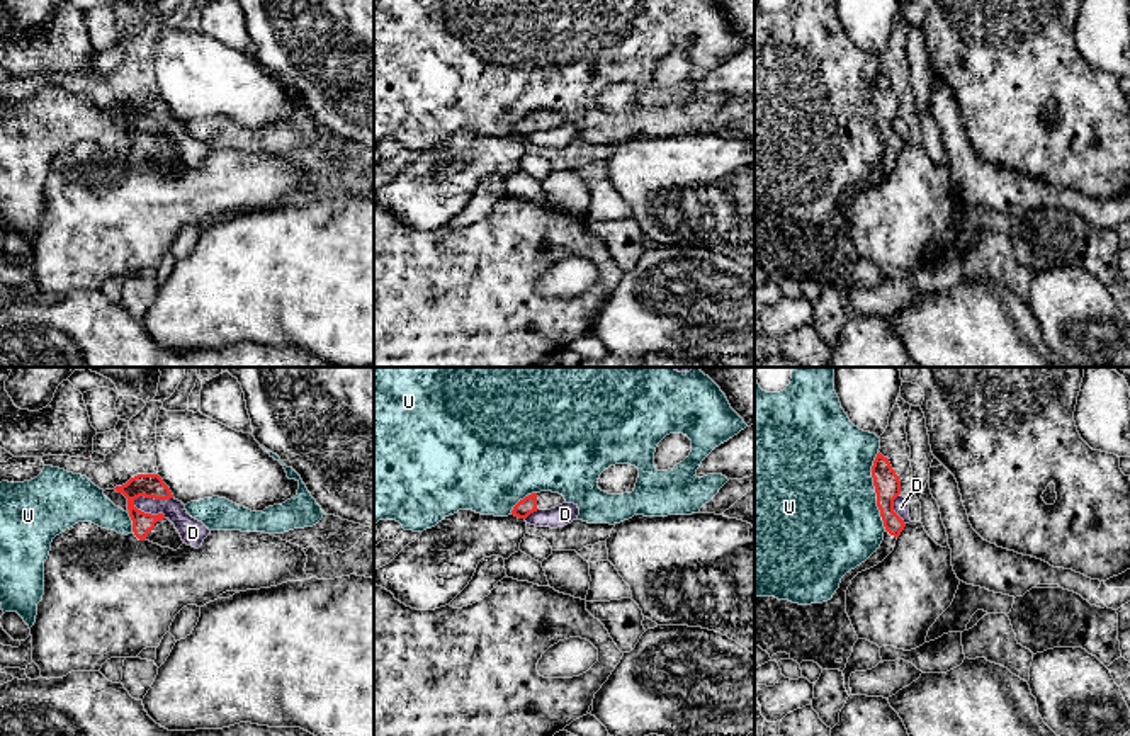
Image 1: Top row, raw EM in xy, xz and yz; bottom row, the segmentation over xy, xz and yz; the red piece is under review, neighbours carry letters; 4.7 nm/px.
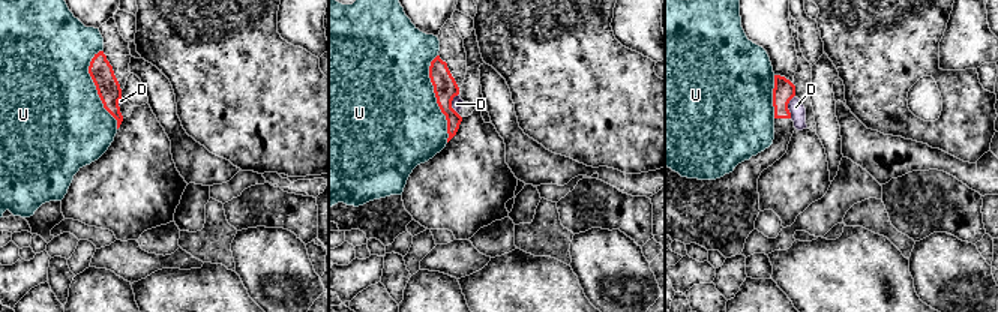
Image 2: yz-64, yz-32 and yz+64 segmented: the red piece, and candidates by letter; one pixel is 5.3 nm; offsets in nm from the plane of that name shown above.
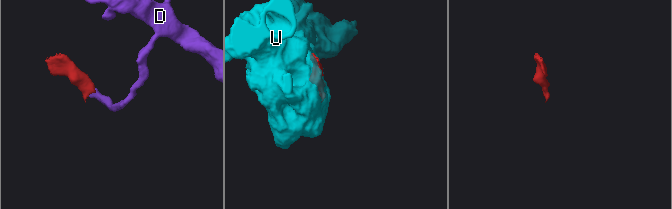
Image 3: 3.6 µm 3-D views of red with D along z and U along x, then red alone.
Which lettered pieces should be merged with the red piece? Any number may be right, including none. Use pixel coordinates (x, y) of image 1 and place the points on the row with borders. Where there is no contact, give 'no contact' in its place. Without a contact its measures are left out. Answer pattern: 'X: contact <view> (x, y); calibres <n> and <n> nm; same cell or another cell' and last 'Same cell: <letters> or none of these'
D: contact xy (150, 497); calibres 110 and 120 nm; another cell
U: contact yz (875, 492); calibres 130 and 500 nm; another cell
Same cell: none of these

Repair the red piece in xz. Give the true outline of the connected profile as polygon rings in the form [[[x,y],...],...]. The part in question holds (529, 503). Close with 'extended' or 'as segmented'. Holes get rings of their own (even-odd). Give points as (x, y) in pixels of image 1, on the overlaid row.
[[[552,491],[532,493],[513,507],[511,515],[518,518],[527,518],[530,513],[537,510],[551,510],[562,505],[564,501],[566,501],[564,496],[559,493]]]; extended

